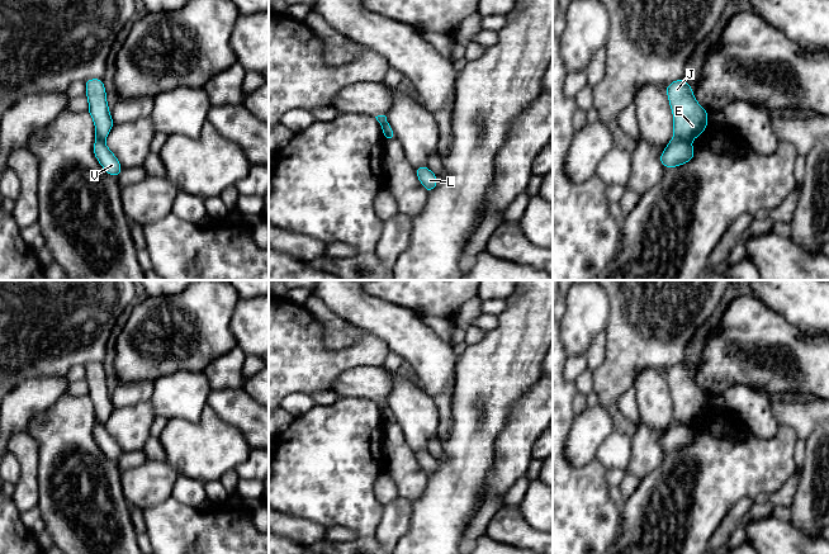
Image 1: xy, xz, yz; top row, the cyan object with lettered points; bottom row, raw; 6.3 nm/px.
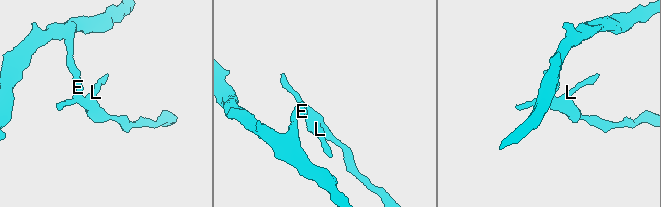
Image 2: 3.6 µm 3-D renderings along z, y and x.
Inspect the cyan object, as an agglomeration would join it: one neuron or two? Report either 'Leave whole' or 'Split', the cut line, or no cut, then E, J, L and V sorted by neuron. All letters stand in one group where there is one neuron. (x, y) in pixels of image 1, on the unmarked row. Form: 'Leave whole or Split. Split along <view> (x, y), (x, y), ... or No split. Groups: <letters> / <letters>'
Split. Split along yz (674, 420), (688, 426). Groups: E J / L V

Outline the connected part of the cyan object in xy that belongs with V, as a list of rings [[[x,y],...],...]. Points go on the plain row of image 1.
[[[96,421],[93,430],[94,439],[101,451],[110,459],[118,463],[123,450],[114,437],[106,431],[104,423]]]

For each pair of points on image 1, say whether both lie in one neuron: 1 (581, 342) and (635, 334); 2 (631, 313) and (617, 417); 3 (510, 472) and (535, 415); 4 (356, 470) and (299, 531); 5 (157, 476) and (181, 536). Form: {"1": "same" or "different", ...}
{"1": "different", "2": "same", "3": "same", "4": "different", "5": "different"}

